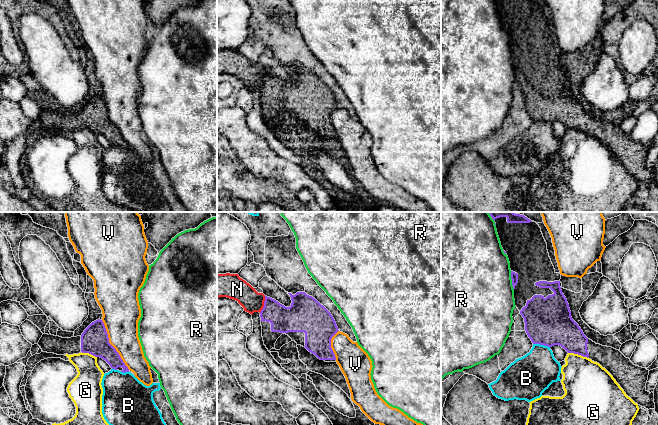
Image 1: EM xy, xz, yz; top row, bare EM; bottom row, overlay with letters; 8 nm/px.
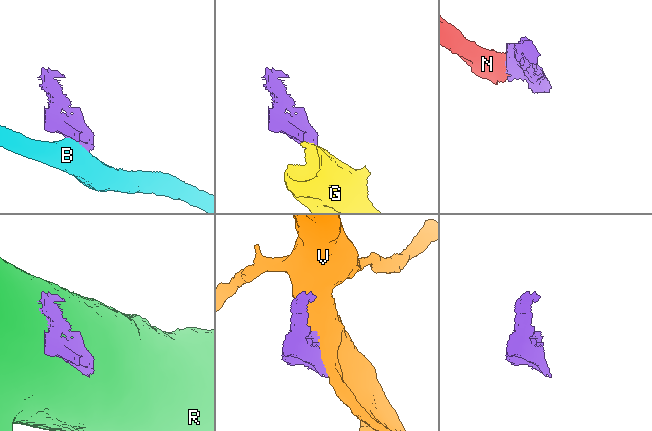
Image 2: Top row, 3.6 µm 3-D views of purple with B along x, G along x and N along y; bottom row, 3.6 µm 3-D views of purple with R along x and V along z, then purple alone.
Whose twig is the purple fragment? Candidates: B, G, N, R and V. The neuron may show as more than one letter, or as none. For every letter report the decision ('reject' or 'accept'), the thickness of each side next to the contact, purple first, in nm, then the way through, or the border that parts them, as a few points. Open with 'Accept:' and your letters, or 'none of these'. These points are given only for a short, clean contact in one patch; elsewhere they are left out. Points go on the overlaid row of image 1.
Accept: none of these
B: reject; calibres 380 and 320 nm
G: reject; calibres 260 and 380 nm; border yz (568, 352), (580, 354), (587, 358)
N: reject; calibres 220 and 180 nm; border xz (265, 296), (263, 308), (259, 312)
R: reject; calibres 60 and 480 nm
V: reject; calibres 220 and 280 nm

